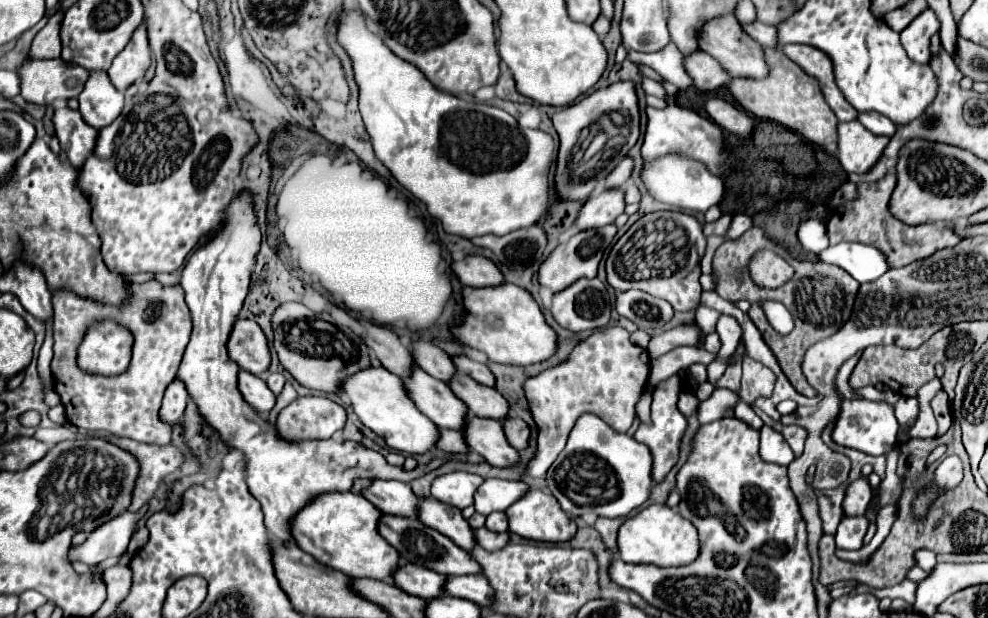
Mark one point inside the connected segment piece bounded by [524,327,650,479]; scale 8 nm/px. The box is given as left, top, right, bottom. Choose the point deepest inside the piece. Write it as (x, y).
(604, 374)

